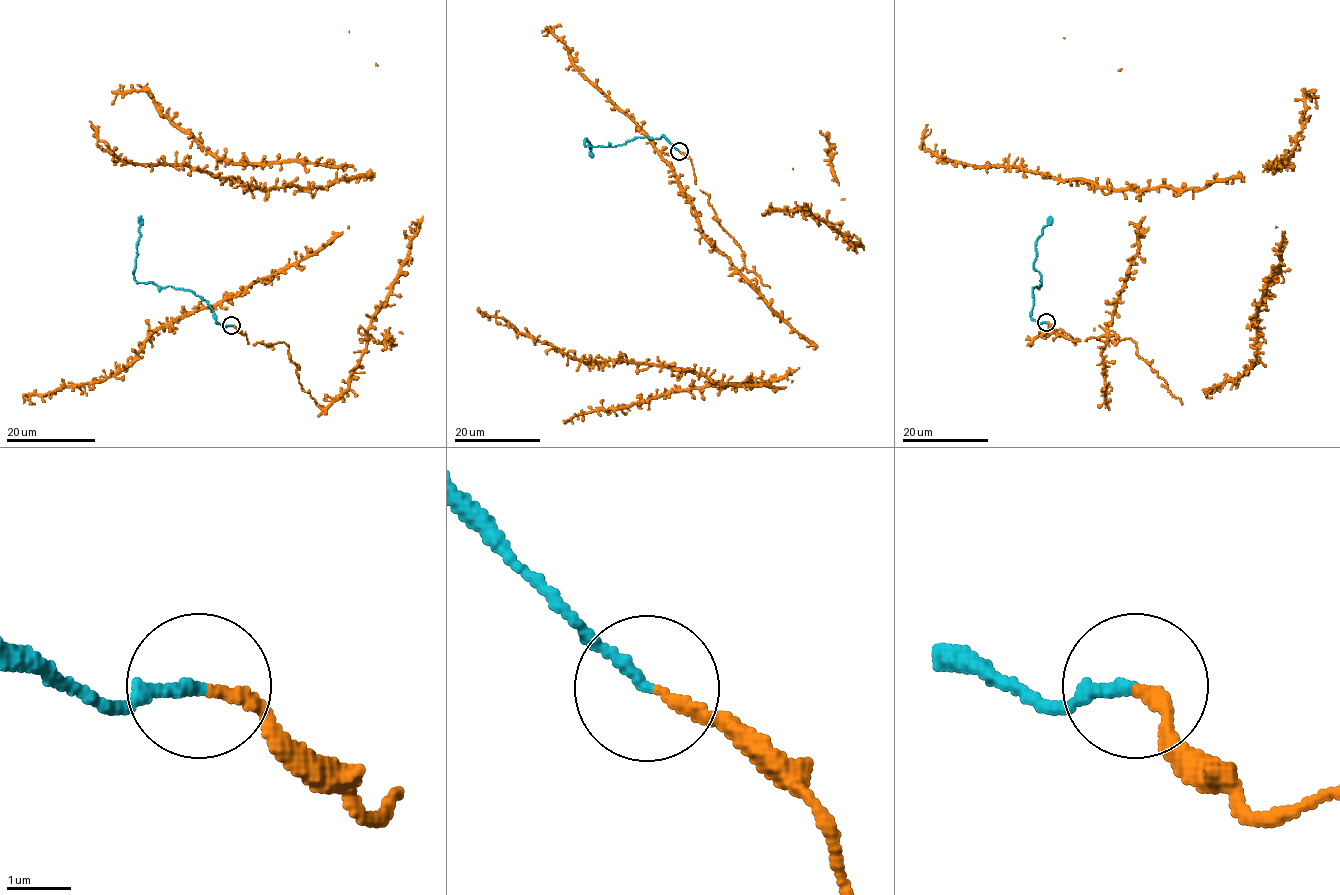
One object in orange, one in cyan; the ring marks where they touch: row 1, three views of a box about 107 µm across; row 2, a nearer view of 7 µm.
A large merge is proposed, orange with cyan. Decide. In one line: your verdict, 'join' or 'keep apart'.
join

